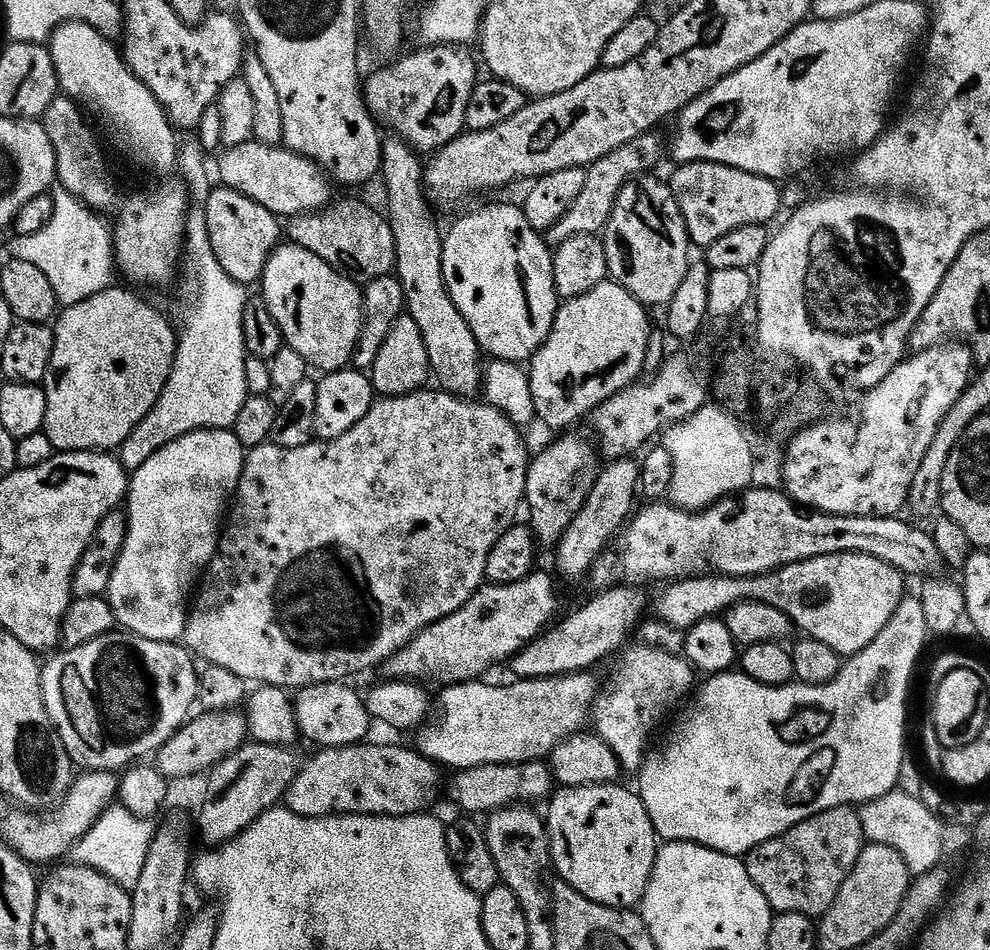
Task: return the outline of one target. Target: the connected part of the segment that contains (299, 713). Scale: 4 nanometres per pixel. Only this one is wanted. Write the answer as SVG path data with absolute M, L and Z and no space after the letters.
M333 682L330 684L312 684L309 688L299 689L294 696L294 707L296 709L296 727L299 735L308 740L320 744L321 749L341 748L344 744L356 744L365 739L370 725L370 717L364 705L363 695L355 692L348 682Z

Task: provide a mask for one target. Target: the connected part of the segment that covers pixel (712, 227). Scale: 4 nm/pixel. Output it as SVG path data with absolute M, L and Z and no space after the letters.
M699 160L696 164L681 164L670 179L672 193L676 195L682 218L688 227L688 238L697 249L712 245L722 234L738 230L744 226L744 175L746 170L731 168L725 164L715 164Z

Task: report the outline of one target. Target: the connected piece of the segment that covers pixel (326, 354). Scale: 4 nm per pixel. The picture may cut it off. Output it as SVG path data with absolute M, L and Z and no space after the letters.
M291 242L281 243L273 250L264 267L263 284L264 301L266 306L270 306L270 314L274 314L274 322L278 322L278 330L282 330L287 347L293 348L309 365L317 364L324 374L339 372L352 364L352 355L356 352L356 342L364 325L364 293L361 285L322 262L318 254L310 254L310 250Z

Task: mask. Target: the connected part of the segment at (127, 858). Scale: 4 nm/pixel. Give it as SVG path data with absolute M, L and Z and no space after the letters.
M120 802L113 803L94 822L89 830L70 852L71 859L84 864L110 878L118 886L129 890L138 886L138 878L142 878L142 866L146 866L146 854L152 845L154 835L153 821L137 816L130 808Z

